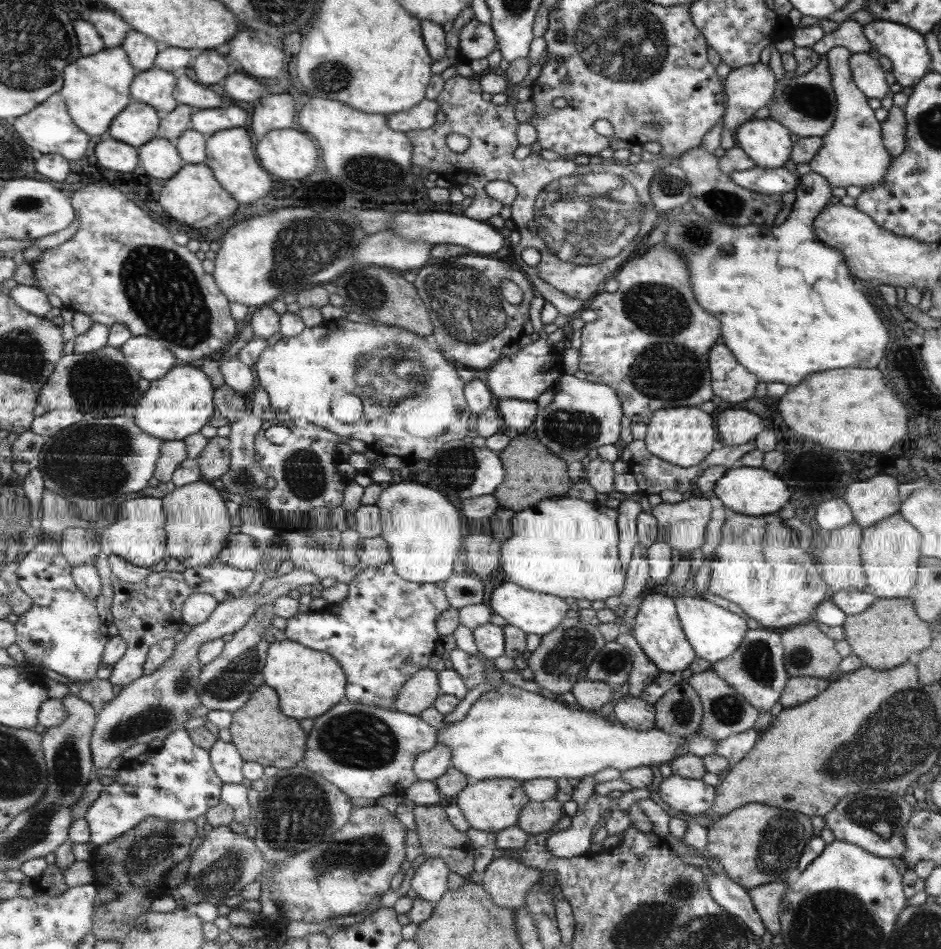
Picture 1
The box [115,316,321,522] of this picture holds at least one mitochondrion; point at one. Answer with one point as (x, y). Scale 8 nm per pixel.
(242, 477)

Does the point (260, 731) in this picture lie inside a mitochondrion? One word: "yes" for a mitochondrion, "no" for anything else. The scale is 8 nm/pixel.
no

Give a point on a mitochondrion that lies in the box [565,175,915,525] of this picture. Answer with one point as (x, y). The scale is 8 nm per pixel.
(668, 371)

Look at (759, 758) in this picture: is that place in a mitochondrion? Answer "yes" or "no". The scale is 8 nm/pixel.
no

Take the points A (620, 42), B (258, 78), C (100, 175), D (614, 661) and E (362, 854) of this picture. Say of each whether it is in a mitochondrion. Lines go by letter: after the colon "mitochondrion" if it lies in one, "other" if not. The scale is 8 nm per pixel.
A: mitochondrion
B: other
C: other
D: mitochondrion
E: mitochondrion

